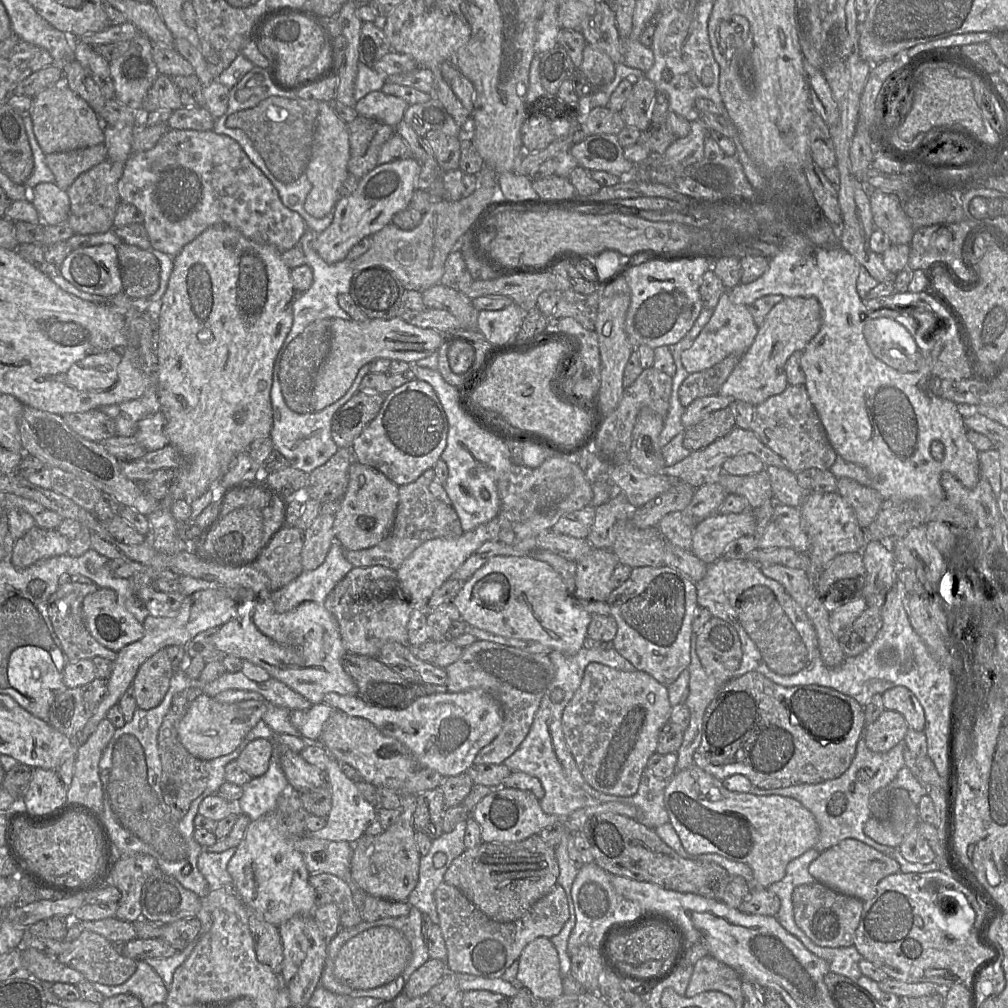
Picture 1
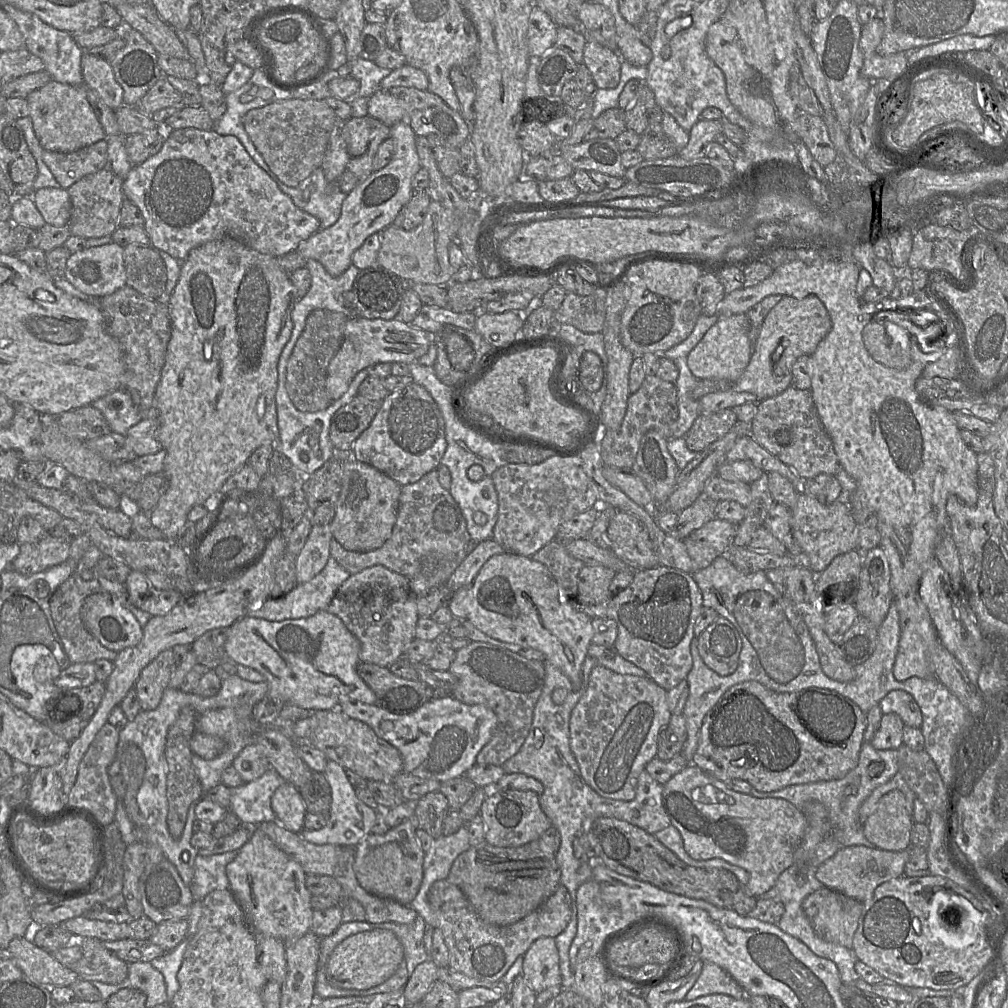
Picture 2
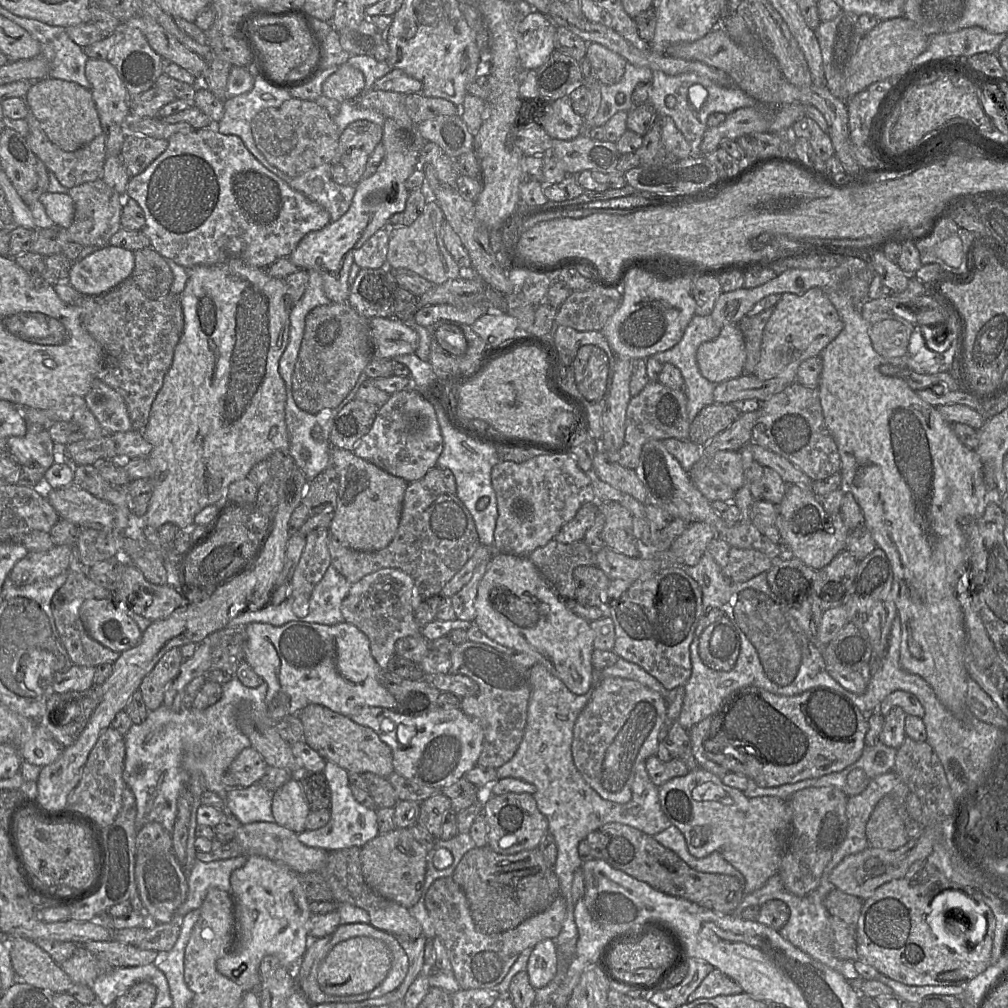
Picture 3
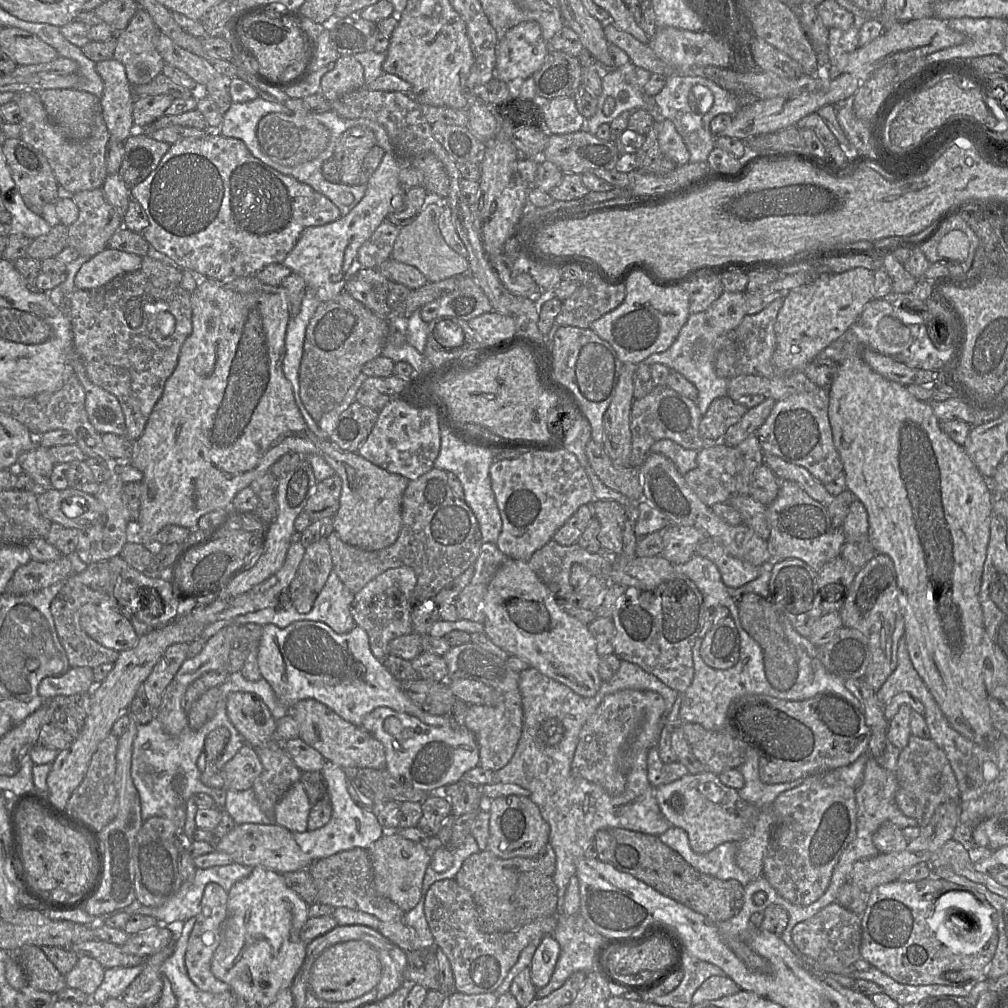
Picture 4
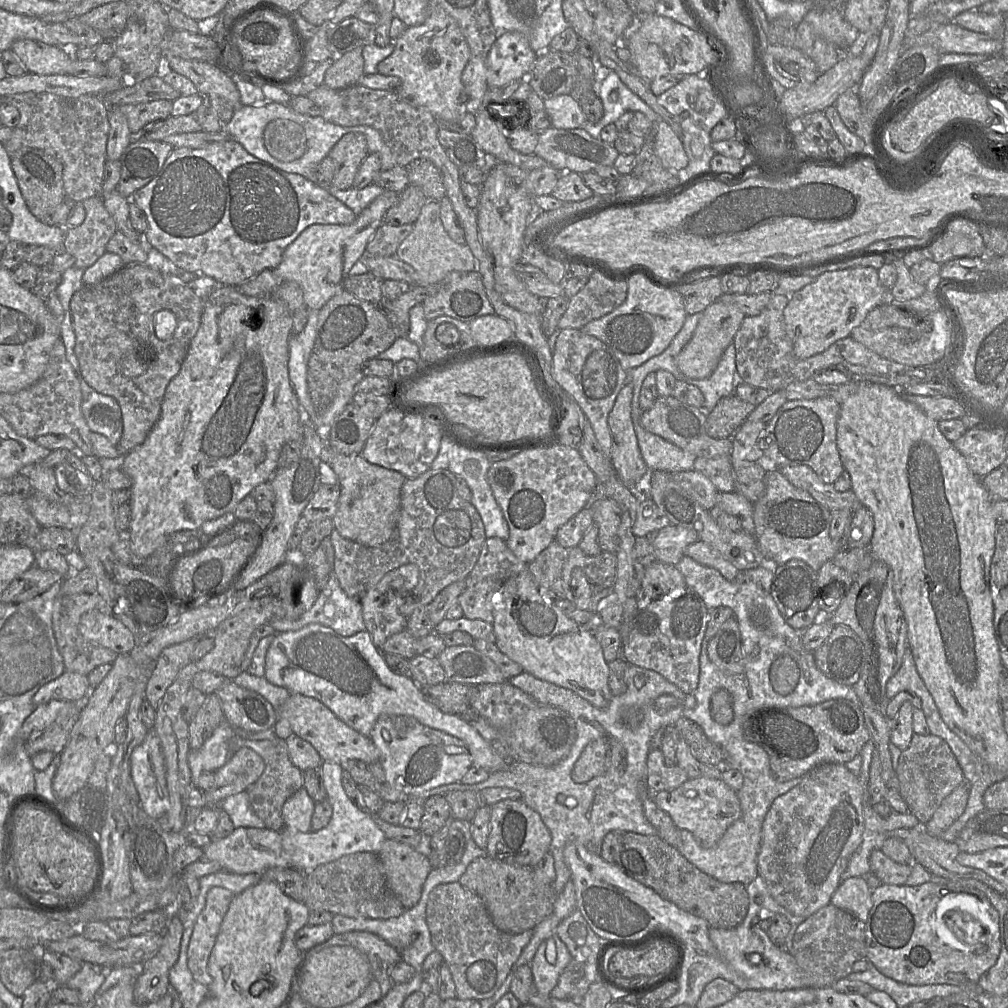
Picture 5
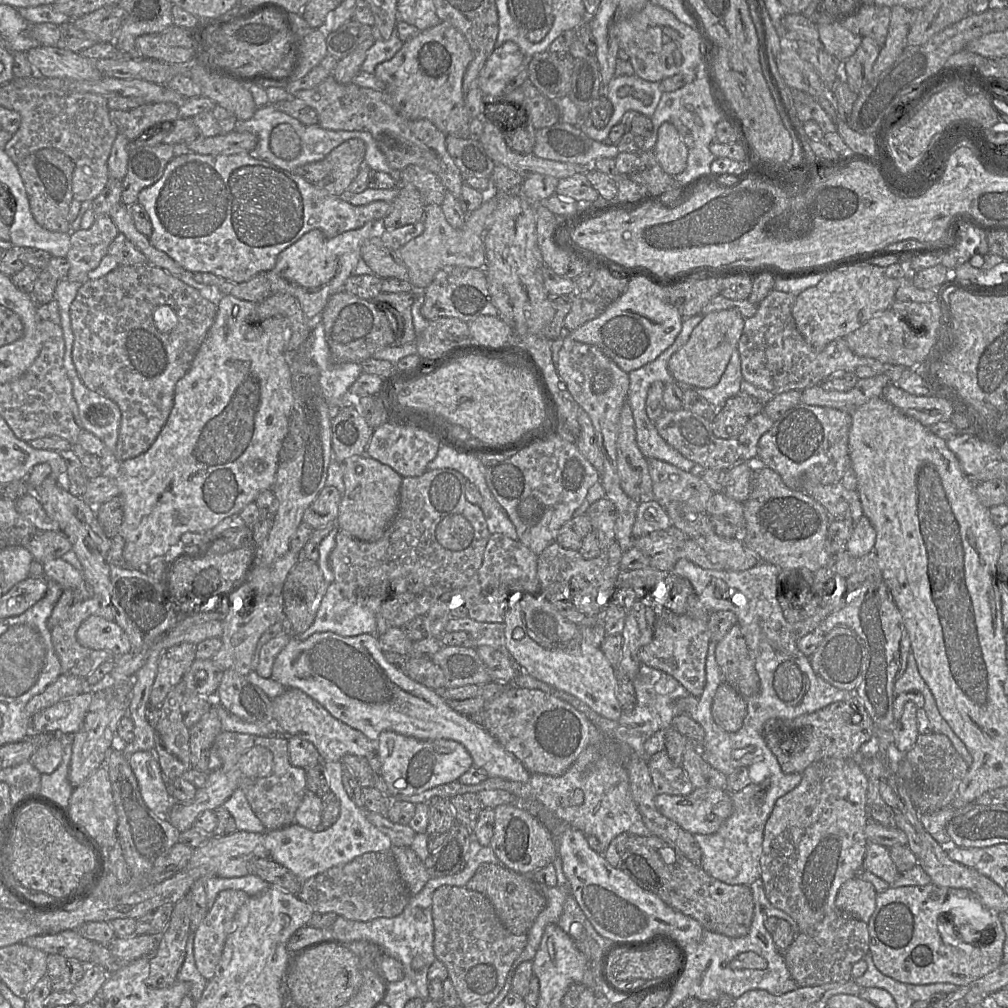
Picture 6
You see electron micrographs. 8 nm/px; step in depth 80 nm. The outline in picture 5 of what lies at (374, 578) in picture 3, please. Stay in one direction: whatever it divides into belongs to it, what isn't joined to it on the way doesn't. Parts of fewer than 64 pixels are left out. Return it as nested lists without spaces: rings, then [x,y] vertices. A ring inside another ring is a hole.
[[[404,564],[386,573],[383,578],[371,588],[360,603],[366,630],[370,633],[374,645],[381,650],[383,644],[393,634],[406,630],[407,618],[400,614],[398,608],[401,599],[418,584],[419,569],[415,564]]]

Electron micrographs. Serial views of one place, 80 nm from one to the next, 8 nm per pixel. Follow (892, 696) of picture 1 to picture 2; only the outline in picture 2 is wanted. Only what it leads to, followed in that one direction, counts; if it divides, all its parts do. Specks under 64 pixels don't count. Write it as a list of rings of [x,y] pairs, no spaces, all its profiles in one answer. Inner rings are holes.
[[[892,690],[879,702],[883,714],[895,712],[904,723],[922,727],[922,712],[914,697],[904,690]]]

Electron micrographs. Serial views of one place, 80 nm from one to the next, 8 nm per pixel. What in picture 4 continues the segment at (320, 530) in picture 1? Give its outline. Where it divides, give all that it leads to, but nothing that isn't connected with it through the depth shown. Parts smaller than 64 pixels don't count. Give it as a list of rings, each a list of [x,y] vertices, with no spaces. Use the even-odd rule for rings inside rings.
[[[321,538],[305,548],[296,575],[288,587],[292,605],[298,613],[311,611],[332,570],[327,538]]]

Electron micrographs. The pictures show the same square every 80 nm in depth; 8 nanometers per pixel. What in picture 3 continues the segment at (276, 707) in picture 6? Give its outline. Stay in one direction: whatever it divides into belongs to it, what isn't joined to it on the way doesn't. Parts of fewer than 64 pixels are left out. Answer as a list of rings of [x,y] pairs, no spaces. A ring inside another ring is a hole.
[[[318,704],[306,706],[297,716],[303,726],[304,742],[326,761],[337,764],[347,772],[357,774],[372,773],[387,778],[394,772],[391,748],[381,741],[371,728],[359,725],[349,717]]]

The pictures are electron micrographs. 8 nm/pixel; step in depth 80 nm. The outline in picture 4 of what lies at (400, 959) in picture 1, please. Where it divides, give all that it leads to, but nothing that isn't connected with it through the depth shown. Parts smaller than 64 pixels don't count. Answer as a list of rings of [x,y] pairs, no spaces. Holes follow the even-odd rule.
[[[363,941],[338,943],[326,949],[314,962],[310,985],[314,994],[328,1002],[346,1002],[359,998],[376,988],[382,966],[374,948]]]

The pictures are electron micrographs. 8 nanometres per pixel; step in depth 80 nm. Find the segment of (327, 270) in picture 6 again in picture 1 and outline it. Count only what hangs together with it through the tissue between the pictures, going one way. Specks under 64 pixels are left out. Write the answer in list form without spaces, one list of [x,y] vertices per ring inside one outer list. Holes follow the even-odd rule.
[[[380,91],[368,93],[355,103],[358,115],[375,119],[391,127],[395,127],[404,118],[409,105],[400,97],[387,95]],[[415,158],[395,160],[376,166],[360,179],[357,189],[349,196],[341,197],[335,205],[333,221],[317,234],[312,248],[328,264],[346,259],[353,246],[364,237],[372,236],[392,221],[392,217],[407,208],[422,164]]]

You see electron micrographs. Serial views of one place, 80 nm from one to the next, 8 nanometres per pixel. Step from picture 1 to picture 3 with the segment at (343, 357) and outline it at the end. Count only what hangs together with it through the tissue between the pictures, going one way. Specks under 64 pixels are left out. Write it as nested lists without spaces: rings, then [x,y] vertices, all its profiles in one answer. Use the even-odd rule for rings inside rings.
[[[396,318],[369,319],[372,359],[393,360],[397,356],[415,353],[419,344],[417,332]]]

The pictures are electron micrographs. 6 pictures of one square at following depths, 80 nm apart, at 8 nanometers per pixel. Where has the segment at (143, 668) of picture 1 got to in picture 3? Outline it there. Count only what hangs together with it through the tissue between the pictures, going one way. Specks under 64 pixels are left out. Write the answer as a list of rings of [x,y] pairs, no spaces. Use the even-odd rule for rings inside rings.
[[[174,647],[167,651],[145,676],[139,690],[149,711],[154,711],[163,704],[165,690],[177,675],[182,662],[180,647]]]

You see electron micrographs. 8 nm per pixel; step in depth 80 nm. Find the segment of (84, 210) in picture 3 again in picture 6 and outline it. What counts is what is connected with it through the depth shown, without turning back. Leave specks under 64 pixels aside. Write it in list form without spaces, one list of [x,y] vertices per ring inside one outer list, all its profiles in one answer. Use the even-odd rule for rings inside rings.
[[[102,213],[95,214],[90,228],[71,232],[70,249],[66,255],[69,262],[67,279],[73,282],[86,282],[88,273],[108,254],[109,245],[118,233],[111,217]]]

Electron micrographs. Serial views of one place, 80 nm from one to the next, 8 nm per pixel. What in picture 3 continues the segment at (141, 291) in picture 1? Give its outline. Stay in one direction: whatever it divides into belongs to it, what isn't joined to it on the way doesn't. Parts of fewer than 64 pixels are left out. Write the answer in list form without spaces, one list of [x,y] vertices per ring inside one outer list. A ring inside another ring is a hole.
[[[151,246],[136,250],[134,269],[131,279],[145,296],[162,299],[170,294],[173,273],[167,261]]]

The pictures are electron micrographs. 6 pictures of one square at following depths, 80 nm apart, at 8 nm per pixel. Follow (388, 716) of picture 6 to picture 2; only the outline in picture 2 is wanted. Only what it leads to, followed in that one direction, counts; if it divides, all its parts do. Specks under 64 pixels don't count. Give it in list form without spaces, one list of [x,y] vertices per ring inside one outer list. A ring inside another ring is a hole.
[[[320,610],[309,617],[279,622],[245,616],[228,628],[224,648],[230,660],[253,668],[265,677],[268,691],[253,707],[253,717],[261,726],[274,724],[285,705],[295,705],[307,711],[319,711],[338,709],[346,702],[377,702],[375,693],[357,673],[361,648],[359,640],[338,616],[326,610]]]

